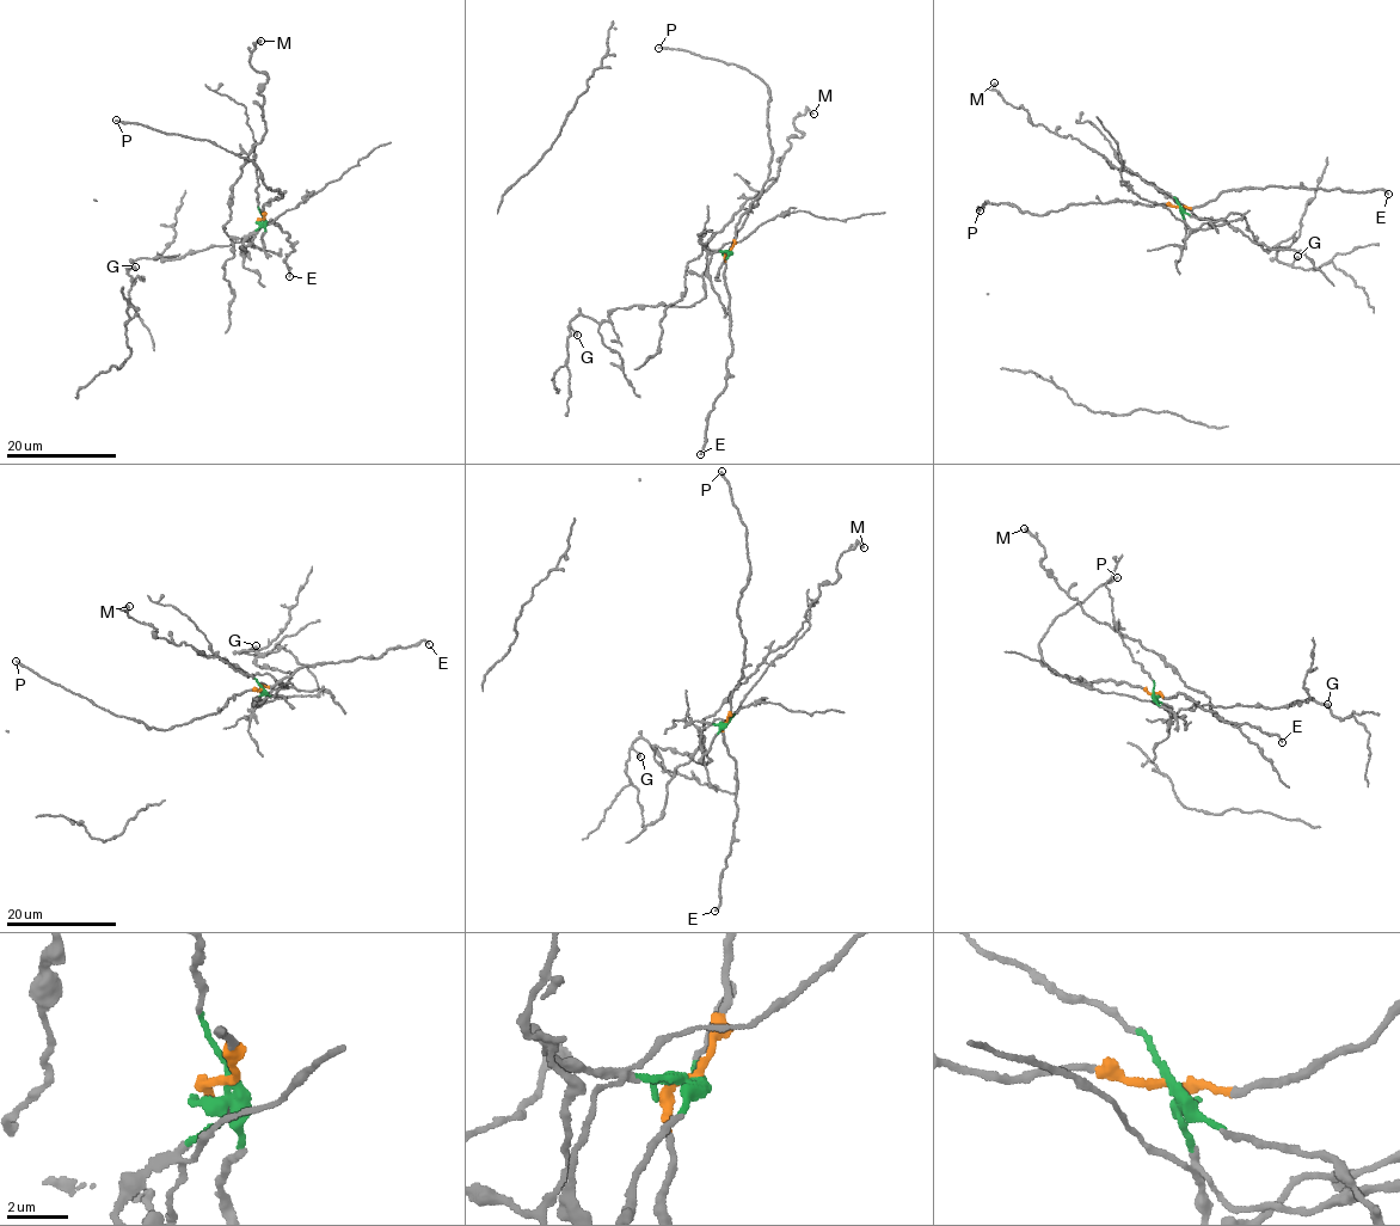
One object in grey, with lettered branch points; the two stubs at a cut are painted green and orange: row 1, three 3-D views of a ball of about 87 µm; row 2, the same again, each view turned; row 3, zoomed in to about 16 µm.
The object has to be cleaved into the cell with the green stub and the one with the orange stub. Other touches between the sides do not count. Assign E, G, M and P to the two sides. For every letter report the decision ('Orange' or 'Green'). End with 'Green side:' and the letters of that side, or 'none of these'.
E: Orange
G: Green
M: Green
P: Orange
Green side: G, M

